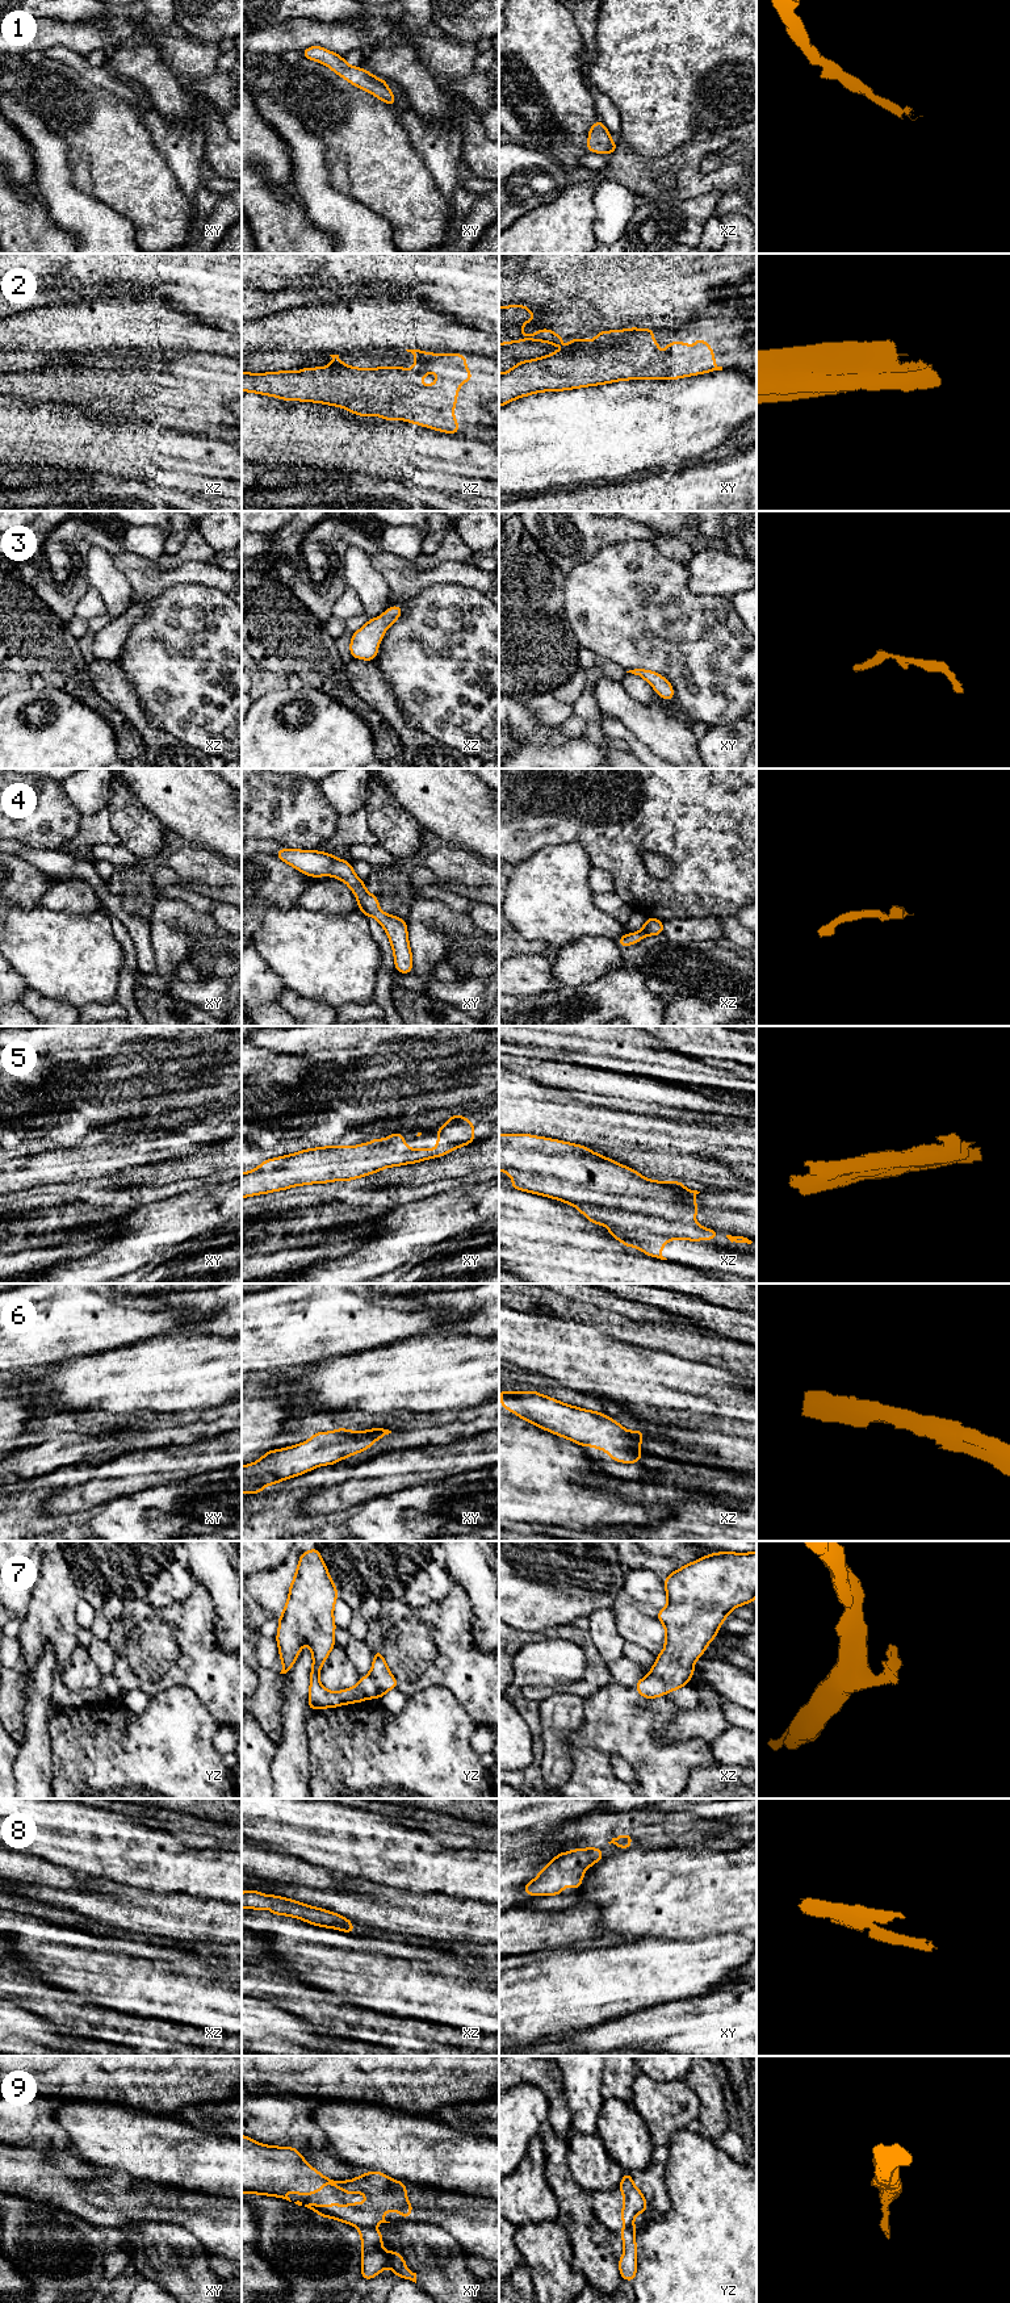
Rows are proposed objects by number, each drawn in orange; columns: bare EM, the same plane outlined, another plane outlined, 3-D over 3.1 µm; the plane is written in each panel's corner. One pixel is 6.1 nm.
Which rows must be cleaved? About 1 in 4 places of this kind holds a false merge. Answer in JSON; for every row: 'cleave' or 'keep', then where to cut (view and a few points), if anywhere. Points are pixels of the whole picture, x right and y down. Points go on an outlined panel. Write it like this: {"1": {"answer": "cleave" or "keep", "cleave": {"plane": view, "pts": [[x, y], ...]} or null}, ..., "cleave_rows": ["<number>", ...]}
{"1": {"answer": "keep", "cleave": null}, "2": {"answer": "keep", "cleave": null}, "3": {"answer": "keep", "cleave": null}, "4": {"answer": "keep", "cleave": null}, "5": {"answer": "keep", "cleave": null}, "6": {"answer": "keep", "cleave": null}, "7": {"answer": "keep", "cleave": null}, "8": {"answer": "keep", "cleave": null}, "9": {"answer": "cleave", "cleave": {"plane": "xy", "pts": [[357, 2226], [373, 2228]]}}, "cleave_rows": ["9"]}

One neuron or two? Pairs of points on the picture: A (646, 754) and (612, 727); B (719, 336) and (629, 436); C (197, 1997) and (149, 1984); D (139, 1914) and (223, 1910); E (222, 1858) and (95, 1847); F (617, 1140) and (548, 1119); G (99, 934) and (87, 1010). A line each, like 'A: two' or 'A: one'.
A: one
B: two
C: one
D: one
E: one
F: one
G: two

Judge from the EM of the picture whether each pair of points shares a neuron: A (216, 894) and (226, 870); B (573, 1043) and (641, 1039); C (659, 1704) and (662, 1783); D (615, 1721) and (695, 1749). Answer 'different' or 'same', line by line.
A: different
B: same
C: same
D: same

